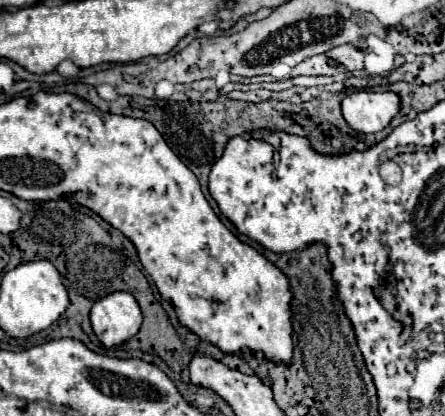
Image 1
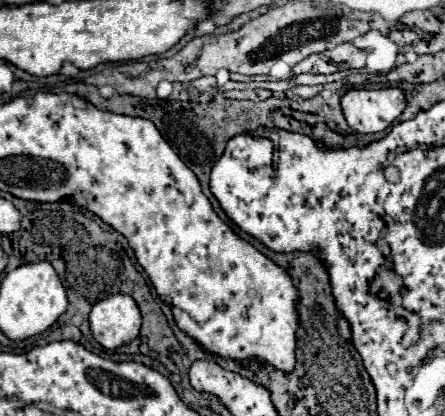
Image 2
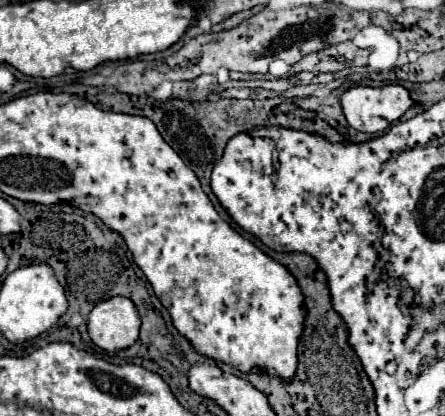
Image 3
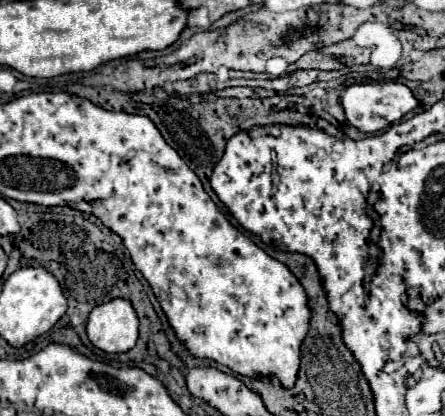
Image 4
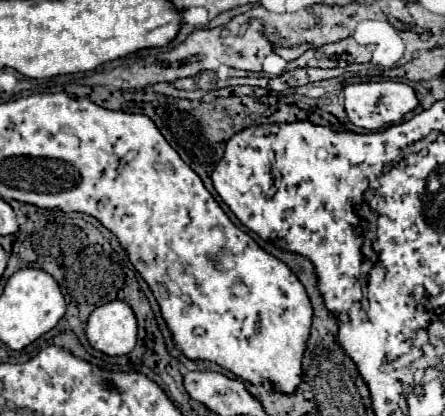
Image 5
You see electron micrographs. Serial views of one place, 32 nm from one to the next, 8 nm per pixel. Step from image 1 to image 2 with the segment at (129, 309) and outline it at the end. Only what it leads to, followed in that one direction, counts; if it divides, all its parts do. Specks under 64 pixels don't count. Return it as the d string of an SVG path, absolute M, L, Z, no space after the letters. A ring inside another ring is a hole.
M124 294L100 300L90 312L92 336L106 350L116 350L138 338L140 324L142 318L136 302Z

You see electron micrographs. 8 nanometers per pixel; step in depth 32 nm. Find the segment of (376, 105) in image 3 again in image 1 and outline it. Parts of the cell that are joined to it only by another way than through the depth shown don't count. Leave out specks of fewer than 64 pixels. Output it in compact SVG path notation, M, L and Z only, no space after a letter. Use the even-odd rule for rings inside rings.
M356 90L344 96L342 112L350 128L362 134L384 130L392 118L400 112L400 96L392 90L388 92L370 92Z

